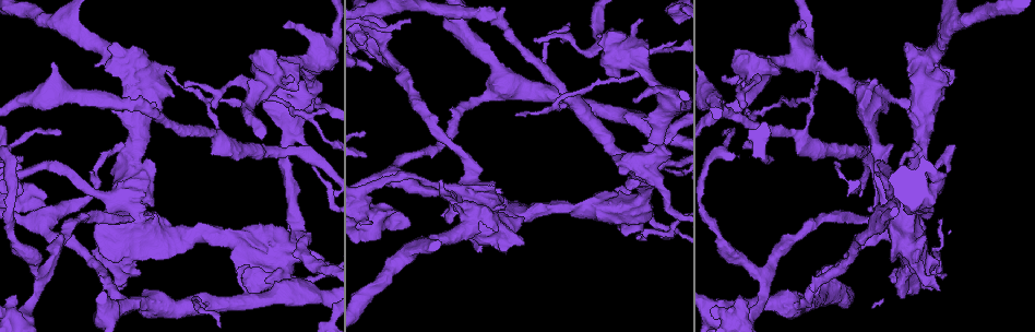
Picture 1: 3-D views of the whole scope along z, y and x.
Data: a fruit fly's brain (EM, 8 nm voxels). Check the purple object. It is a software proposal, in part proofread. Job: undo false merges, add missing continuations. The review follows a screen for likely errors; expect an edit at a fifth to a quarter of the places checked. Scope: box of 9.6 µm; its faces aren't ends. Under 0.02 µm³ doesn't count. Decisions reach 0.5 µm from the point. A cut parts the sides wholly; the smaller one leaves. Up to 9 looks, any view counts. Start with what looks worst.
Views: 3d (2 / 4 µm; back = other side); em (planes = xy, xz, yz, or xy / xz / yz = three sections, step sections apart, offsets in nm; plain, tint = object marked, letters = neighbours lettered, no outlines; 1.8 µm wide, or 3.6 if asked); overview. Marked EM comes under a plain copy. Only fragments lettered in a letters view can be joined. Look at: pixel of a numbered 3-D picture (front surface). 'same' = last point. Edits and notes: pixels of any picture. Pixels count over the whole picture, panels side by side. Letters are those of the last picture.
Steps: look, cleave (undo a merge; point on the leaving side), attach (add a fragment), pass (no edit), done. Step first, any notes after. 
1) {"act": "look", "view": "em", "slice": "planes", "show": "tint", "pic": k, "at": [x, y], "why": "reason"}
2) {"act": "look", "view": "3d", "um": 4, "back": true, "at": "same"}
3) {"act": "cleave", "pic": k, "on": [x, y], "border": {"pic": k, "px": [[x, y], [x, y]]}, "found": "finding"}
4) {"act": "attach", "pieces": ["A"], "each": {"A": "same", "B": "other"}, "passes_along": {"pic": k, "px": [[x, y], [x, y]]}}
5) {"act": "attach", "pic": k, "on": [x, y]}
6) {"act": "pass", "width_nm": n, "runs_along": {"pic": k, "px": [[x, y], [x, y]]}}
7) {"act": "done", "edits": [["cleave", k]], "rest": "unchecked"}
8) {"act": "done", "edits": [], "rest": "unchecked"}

{"act": "look", "view": "em", "slice": "planes", "show": "tint", "pic": 1, "at": [864, 158], "why": "three arms meet"}

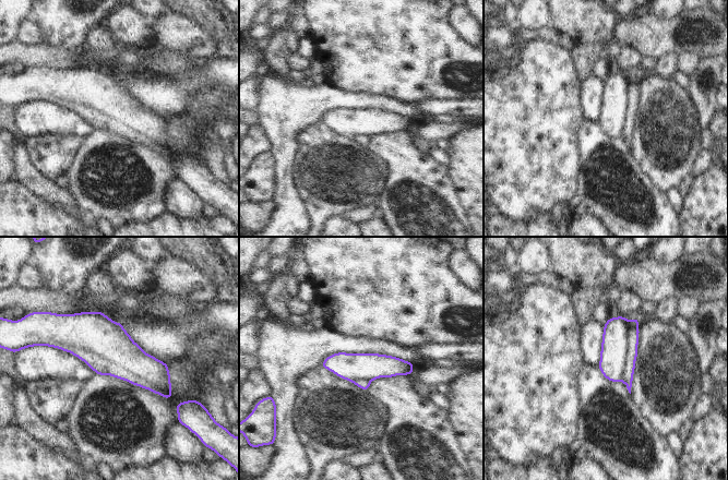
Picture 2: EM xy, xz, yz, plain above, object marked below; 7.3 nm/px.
{"act": "look", "view": "em", "slice": "planes", "show": "letters", "at": "same"}

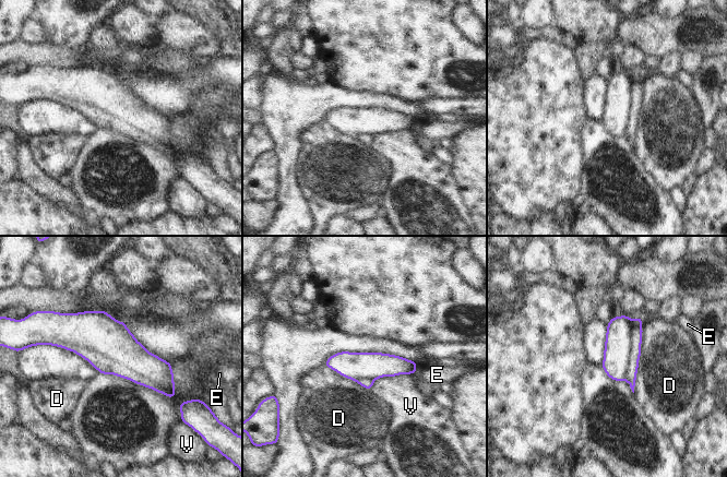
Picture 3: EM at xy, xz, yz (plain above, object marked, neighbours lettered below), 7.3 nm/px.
{"act": "cleave", "pic": 3, "on": [618, 336], "longest_contact_nm": ["D", 550], "each": {"D": "other", "E": "other", "V": "other"}, "part_leaving": {"pic": 3, "px": [[329, 362], [390, 365], [414, 368]]}, "found": "two neurons meet here"}

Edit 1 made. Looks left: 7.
{"act": "look", "view": "em", "slice": "planes", "show": "letters", "pic": 1, "at": [185, 85], "why": "an open end"}

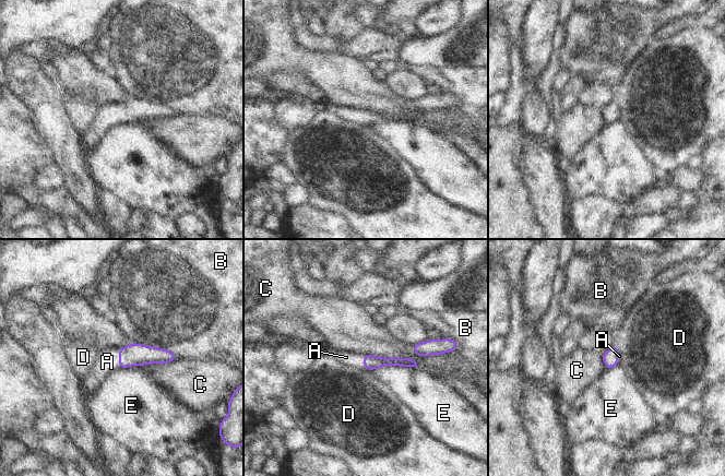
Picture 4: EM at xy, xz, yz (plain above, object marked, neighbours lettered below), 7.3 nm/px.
{"act": "attach", "pieces": ["A"], "width_nm": 110, "longest_contact_nm": ["C", 400], "each": {"A": "same", "B": "other", "C": "other", "D": "other", "E": "other"}, "found": "it goes on there"}

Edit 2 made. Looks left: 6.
{"act": "look", "view": "em", "slice": "planes", "show": "tint", "pic": 1, "at": [671, 231]}

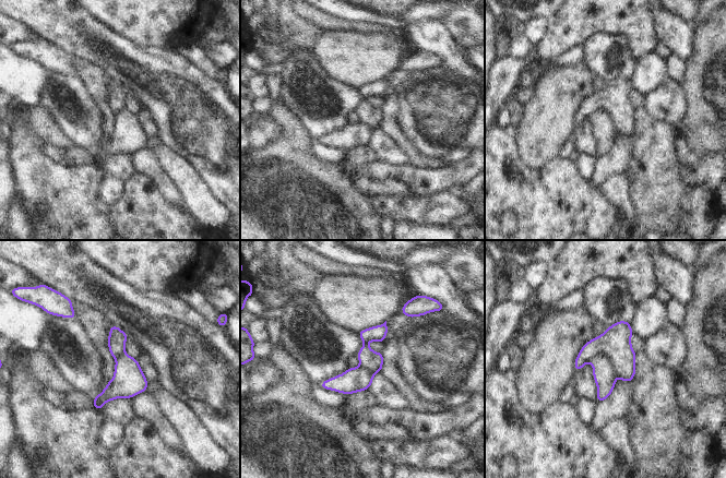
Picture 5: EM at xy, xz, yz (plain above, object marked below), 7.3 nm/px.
{"act": "look", "view": "em", "slice": "planes", "show": "letters", "at": "same"}

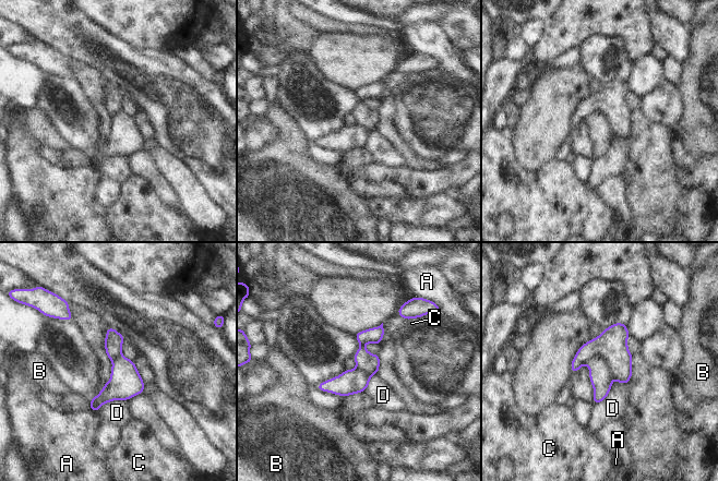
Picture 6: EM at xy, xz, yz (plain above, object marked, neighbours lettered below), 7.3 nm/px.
{"act": "cleave", "pic": 6, "on": [611, 345], "width_nm": 180, "each": {"A": "other", "B": "other", "C": "other", "D": "other"}, "border": {"pic": 6, "px": [[586, 362], [601, 357], [612, 376]]}, "found": "a second neuron is stuck on"}

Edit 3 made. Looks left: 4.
{"act": "look", "view": "em", "slice": "planes", "show": "tint", "pic": 1, "at": [583, 208], "why": "three-way junction"}

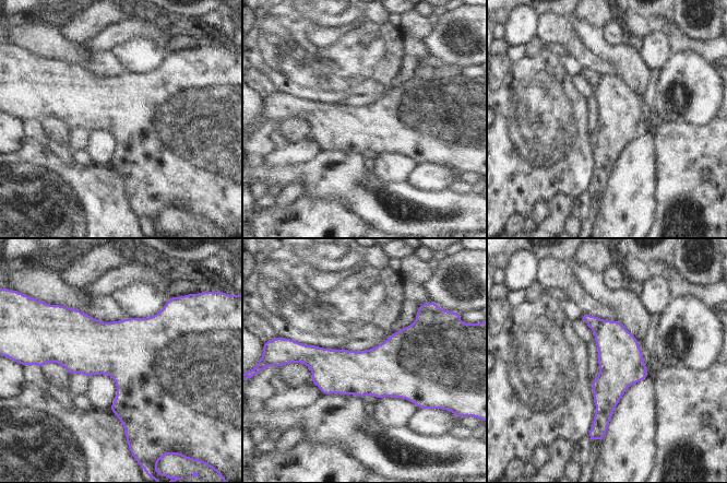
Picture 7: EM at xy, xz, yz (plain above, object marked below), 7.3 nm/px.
{"act": "look", "view": "em", "slice": "planes", "show": "letters", "at": "same", "why": "what lies round it"}

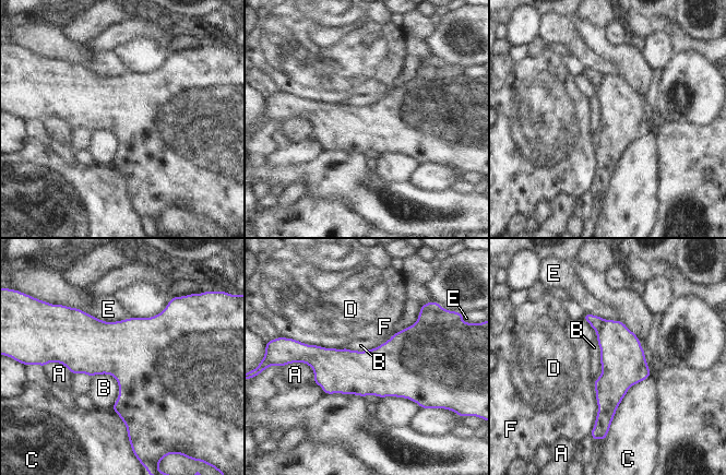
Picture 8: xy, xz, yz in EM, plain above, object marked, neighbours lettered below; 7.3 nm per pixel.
{"act": "pass", "each": {"A": "other", "B": "other", "C": "other", "D": "other", "E": "other", "F": "other"}, "found": "one neuron here"}

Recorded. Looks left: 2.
{"act": "done", "edits": [["cleave", 3], ["attach", 4], ["cleave", 6]], "rest": "unchecked"}

